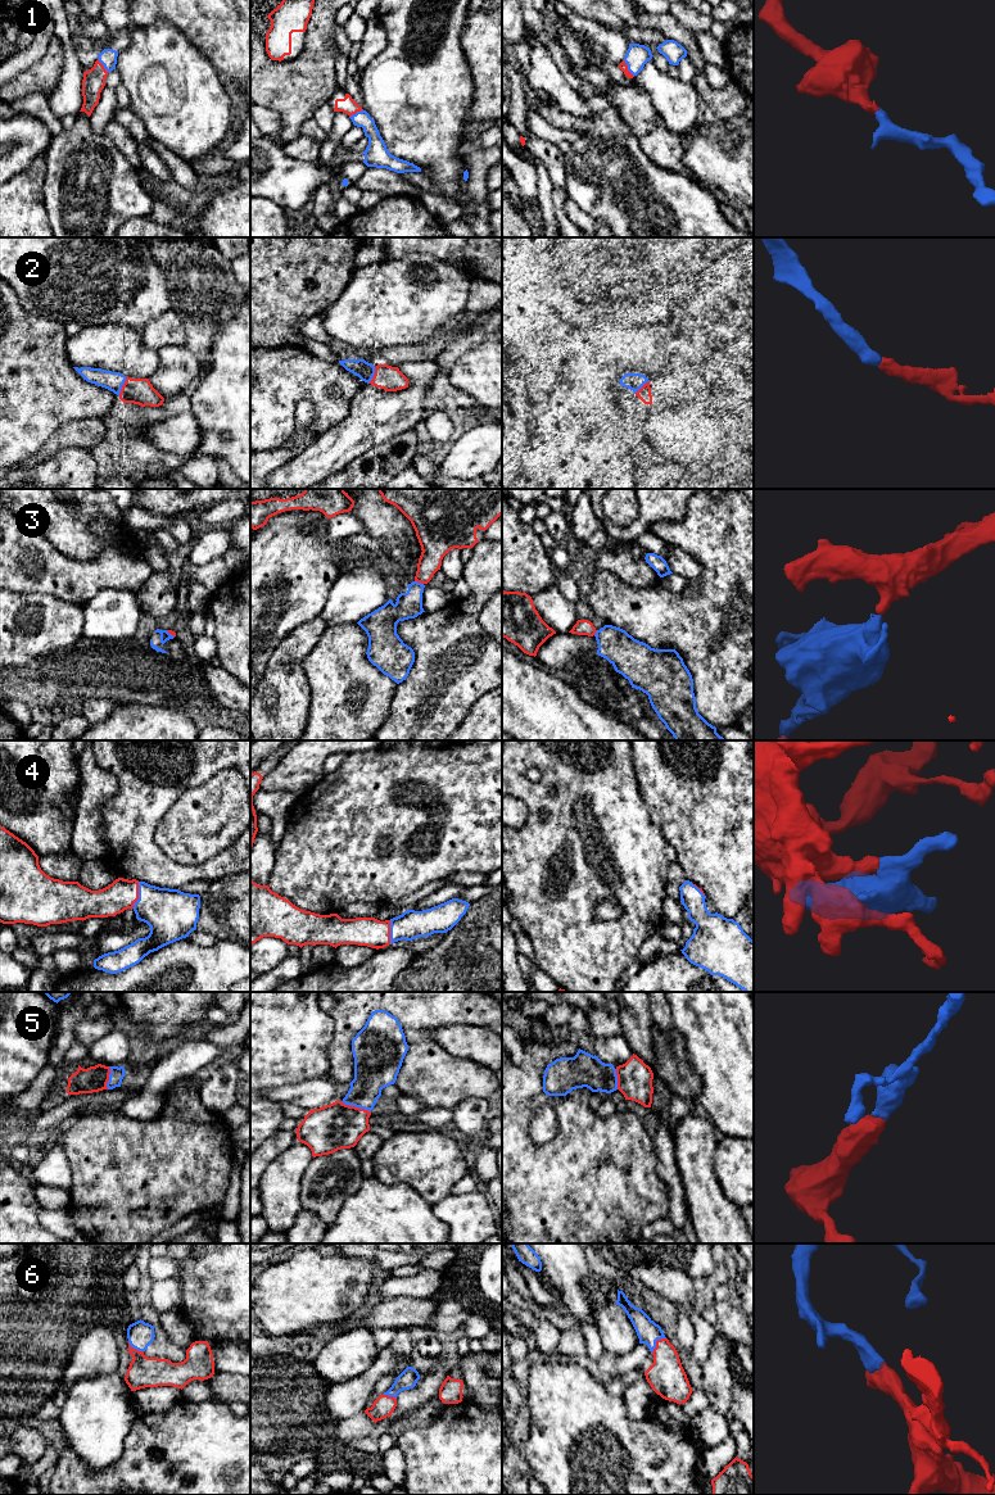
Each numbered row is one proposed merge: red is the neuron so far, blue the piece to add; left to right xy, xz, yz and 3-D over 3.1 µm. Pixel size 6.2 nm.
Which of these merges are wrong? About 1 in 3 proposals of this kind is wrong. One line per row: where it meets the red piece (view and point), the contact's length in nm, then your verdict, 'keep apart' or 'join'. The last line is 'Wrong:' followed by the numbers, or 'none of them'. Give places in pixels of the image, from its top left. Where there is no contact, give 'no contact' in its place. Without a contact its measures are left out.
1: meets red in yz at (627, 68); contact 120 nm long; join
2: meets red in xy at (122, 386); contact 130 nm long; join
3: meets red in xz at (419, 581); contact 60 nm long; keep apart
4: meets red in xy at (138, 895); contact 170 nm long; join
5: meets red in xz at (354, 1106); contact 200 nm long; join
6: meets red in yz at (656, 1342); contact 140 nm long; join
Wrong: 3

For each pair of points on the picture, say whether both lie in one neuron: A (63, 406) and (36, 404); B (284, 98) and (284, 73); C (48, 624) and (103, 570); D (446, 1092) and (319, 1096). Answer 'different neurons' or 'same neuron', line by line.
A: same neuron
B: same neuron
C: different neurons
D: different neurons

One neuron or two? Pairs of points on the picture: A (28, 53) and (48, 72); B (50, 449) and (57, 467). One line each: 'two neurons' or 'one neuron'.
A: two neurons
B: two neurons

